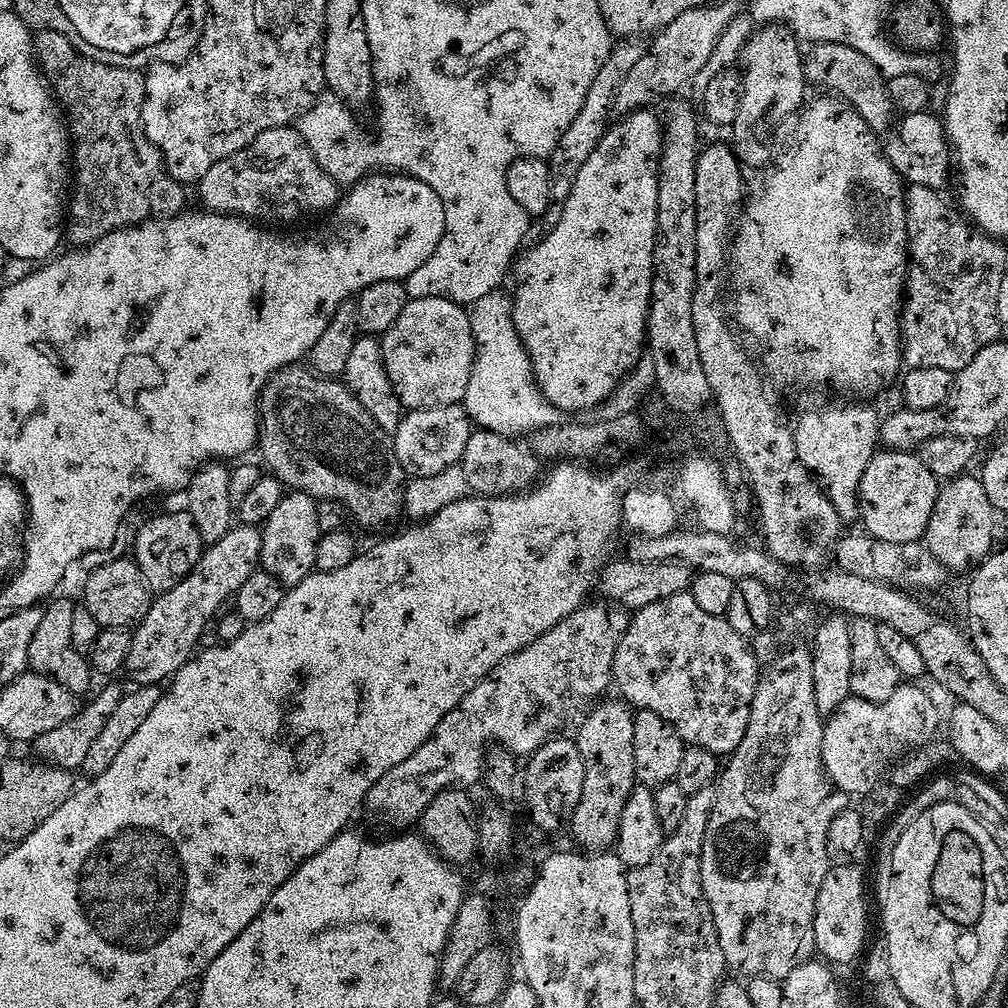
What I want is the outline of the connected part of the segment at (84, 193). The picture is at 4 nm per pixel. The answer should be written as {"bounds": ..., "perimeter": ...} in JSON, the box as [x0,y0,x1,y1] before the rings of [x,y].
{"bounds":[34,28,185,246],"perimeter":[[[45,28],[39,29],[34,36],[34,55],[38,61],[38,67],[55,99],[58,101],[63,115],[66,117],[68,125],[68,135],[70,137],[70,164],[74,169],[74,179],[70,184],[70,203],[66,208],[66,240],[72,246],[87,246],[98,238],[110,234],[119,228],[128,228],[132,224],[141,224],[143,220],[151,220],[157,216],[174,216],[185,207],[184,192],[185,185],[170,175],[164,165],[164,160],[160,157],[160,151],[146,138],[144,127],[140,121],[140,111],[144,105],[144,72],[135,68],[124,68],[121,64],[103,64],[101,60],[92,60],[80,52],[79,47],[73,41],[67,40],[61,32],[51,32]]]}

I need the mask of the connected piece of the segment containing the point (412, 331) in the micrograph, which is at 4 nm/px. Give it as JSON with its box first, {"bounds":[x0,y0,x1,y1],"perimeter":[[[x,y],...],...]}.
{"bounds":[379,296,475,409],"perimeter":[[[437,296],[409,300],[402,314],[398,314],[398,319],[379,337],[379,342],[386,374],[390,378],[390,386],[394,386],[394,394],[398,394],[401,409],[441,407],[463,401],[475,354],[474,334],[471,333],[465,305]]]}

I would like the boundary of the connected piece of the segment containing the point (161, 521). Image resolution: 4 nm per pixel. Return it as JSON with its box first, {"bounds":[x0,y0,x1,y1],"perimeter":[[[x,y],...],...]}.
{"bounds":[131,510,202,594],"perimeter":[[[186,510],[164,512],[161,516],[152,516],[136,532],[136,541],[132,544],[131,555],[142,570],[142,578],[148,591],[159,594],[178,586],[191,568],[198,562],[202,551],[202,541],[194,518]]]}

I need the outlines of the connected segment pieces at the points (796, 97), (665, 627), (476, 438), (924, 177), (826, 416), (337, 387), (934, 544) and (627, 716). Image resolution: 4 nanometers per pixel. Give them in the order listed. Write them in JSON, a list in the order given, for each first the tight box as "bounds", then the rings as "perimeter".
[{"bounds":[730,24,806,169],"perimeter":[[[765,24],[757,27],[742,46],[738,71],[740,101],[738,114],[730,125],[730,132],[732,132],[730,147],[745,169],[760,168],[773,159],[772,135],[775,134],[776,127],[788,115],[791,117],[806,100],[801,41],[789,31],[787,25]]]},{"bounds":[612,591,758,758],"perimeter":[[[691,591],[670,594],[670,598],[650,602],[650,606],[642,606],[631,613],[626,626],[626,634],[622,634],[622,638],[614,650],[612,679],[615,687],[620,687],[619,695],[633,709],[654,710],[654,714],[658,714],[658,718],[666,718],[666,722],[670,722],[670,726],[674,726],[674,730],[683,738],[685,745],[702,746],[702,750],[710,750],[717,758],[724,758],[736,749],[738,742],[742,742],[742,734],[746,734],[746,726],[750,722],[750,705],[756,693],[758,667],[756,668],[756,656],[748,644],[751,644],[749,637],[738,634],[738,630],[734,630],[734,626],[730,626],[727,618],[706,614],[706,610],[701,610],[698,602],[694,602]]]},{"bounds":[459,428,539,495],"perimeter":[[[476,428],[464,446],[459,466],[469,489],[477,495],[512,495],[513,492],[525,491],[539,477],[539,457],[527,447],[522,448],[515,439],[500,435],[494,431]]]},{"bounds":[882,110,950,190],"perimeter":[[[925,110],[923,112],[906,112],[903,113],[899,118],[900,121],[895,121],[894,127],[883,137],[882,147],[884,150],[884,156],[890,162],[890,166],[894,166],[894,170],[900,175],[901,181],[907,182],[908,184],[917,184],[918,186],[926,186],[927,188],[934,188],[937,190],[943,189],[944,179],[949,179],[950,176],[950,149],[948,146],[948,138],[944,135],[944,123],[939,115],[931,116],[931,111]]]},{"bounds":[794,395,881,521],"perimeter":[[[833,395],[833,400],[816,400],[808,404],[794,420],[794,446],[802,466],[812,473],[817,484],[840,515],[841,521],[855,521],[858,516],[858,497],[862,470],[877,452],[880,444],[881,413],[871,408],[871,403],[860,398]]]},{"bounds":[259,362,406,528],"perimeter":[[[300,362],[287,364],[276,371],[260,391],[259,452],[263,467],[281,484],[293,492],[310,494],[316,500],[342,502],[345,513],[351,519],[353,516],[364,528],[384,528],[405,511],[406,475],[395,456],[393,437],[370,418],[370,413],[358,398],[354,398],[343,379],[319,376]]]},{"bounds":[922,474,997,570],"perimeter":[[[961,474],[945,479],[943,483],[939,485],[934,508],[930,514],[930,522],[926,526],[922,537],[928,552],[934,554],[934,558],[938,558],[938,562],[942,562],[942,566],[949,570],[968,567],[968,569],[971,569],[973,566],[979,564],[994,548],[992,535],[996,532],[997,509],[992,507],[990,498],[986,496],[986,490],[980,481],[979,475],[968,475],[969,474]]]},{"bounds":[570,699,637,852],"perimeter":[[[601,699],[596,702],[601,704],[593,703],[588,717],[574,733],[578,754],[582,754],[584,781],[582,798],[572,815],[570,829],[572,840],[576,843],[573,845],[590,852],[608,850],[615,845],[622,806],[626,806],[626,798],[630,798],[633,788],[637,787],[634,774],[634,712],[623,699],[615,699]]]}]

